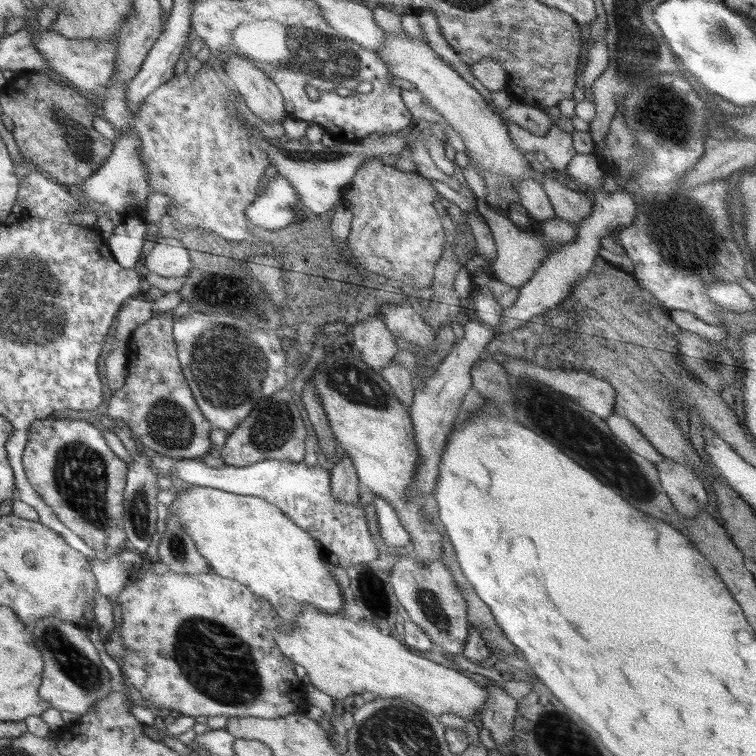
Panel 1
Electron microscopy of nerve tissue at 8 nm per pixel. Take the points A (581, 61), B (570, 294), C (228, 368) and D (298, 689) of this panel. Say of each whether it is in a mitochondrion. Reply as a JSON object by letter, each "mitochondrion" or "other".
{"A":"other","B":"other","C":"mitochondrion","D":"other"}

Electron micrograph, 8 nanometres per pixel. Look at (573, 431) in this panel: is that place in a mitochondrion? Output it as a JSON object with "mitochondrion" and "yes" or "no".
{"mitochondrion":"yes"}

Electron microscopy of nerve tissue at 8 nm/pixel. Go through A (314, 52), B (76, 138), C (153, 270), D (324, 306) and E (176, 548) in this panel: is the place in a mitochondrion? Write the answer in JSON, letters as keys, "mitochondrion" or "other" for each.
{"A":"mitochondrion","B":"mitochondrion","C":"other","D":"other","E":"mitochondrion"}

